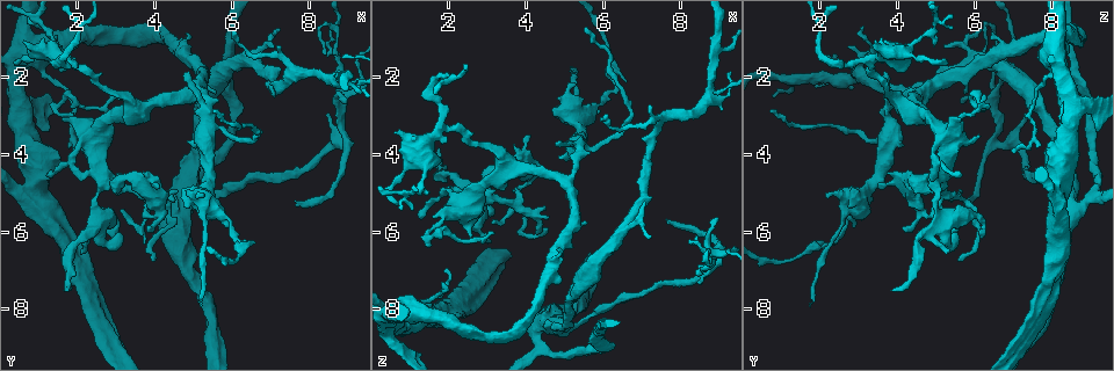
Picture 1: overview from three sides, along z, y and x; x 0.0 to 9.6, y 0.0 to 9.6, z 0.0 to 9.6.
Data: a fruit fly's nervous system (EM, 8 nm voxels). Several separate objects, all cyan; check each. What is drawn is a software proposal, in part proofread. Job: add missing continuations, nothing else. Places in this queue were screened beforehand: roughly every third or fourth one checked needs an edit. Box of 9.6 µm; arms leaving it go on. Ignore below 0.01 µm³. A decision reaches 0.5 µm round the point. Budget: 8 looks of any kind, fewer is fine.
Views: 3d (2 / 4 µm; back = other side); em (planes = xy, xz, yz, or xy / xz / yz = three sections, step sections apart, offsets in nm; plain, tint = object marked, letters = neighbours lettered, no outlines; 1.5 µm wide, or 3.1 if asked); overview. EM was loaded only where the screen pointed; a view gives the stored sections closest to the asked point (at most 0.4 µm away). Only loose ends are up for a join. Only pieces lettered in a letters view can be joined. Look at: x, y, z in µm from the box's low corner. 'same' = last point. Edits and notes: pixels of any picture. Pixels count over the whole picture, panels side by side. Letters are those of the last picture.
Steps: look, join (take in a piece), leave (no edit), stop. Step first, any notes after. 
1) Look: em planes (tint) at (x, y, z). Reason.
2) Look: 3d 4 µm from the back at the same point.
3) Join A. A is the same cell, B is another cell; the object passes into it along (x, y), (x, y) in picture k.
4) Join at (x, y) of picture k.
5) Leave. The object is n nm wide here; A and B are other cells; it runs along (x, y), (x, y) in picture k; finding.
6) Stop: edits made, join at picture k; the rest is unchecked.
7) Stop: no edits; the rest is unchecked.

Look: em planes (letters) at (7.10, 1.20, 5.20). Thin end.

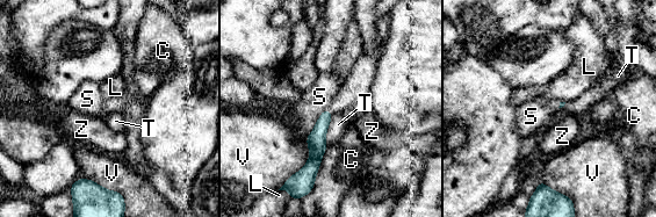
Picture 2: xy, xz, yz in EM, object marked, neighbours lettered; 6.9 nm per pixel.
Leave. C, L, S, T, V and Z are other cells; none of them fits.

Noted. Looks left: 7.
Look: em planes (plain) at (8.95, 2.70, 5.60). Tapers out.

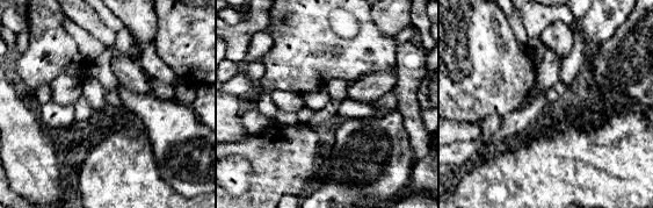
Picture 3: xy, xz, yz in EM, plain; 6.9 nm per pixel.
Look: em planes (letters) at the same point.

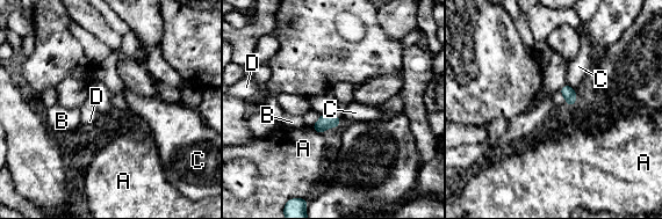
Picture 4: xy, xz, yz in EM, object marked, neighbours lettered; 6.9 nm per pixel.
Leave. The object is 100 nm wide here; A, B, C and D are other cells; a border runs along (321, 115), (311, 125) in picture 4; none of them fits.

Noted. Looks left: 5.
Look: em planes (plain) at (8.50, 2.95, 7.30). Tapers out.

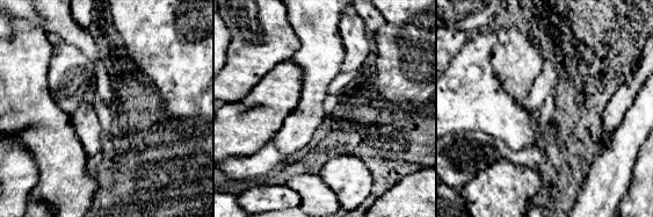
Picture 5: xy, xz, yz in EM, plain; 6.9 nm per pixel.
Look: em planes (letters) at the same point. See the neighbours.

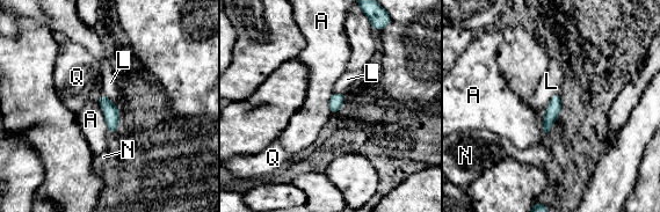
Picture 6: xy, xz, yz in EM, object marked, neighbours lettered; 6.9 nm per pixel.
Leave. The object is 90 nm wide here; the longest contact is with A, 240 nm; A, L, N and Q are other cells; no lettered piece goes on from it.

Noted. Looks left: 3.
Stop: no edits; the rest is unchecked.

